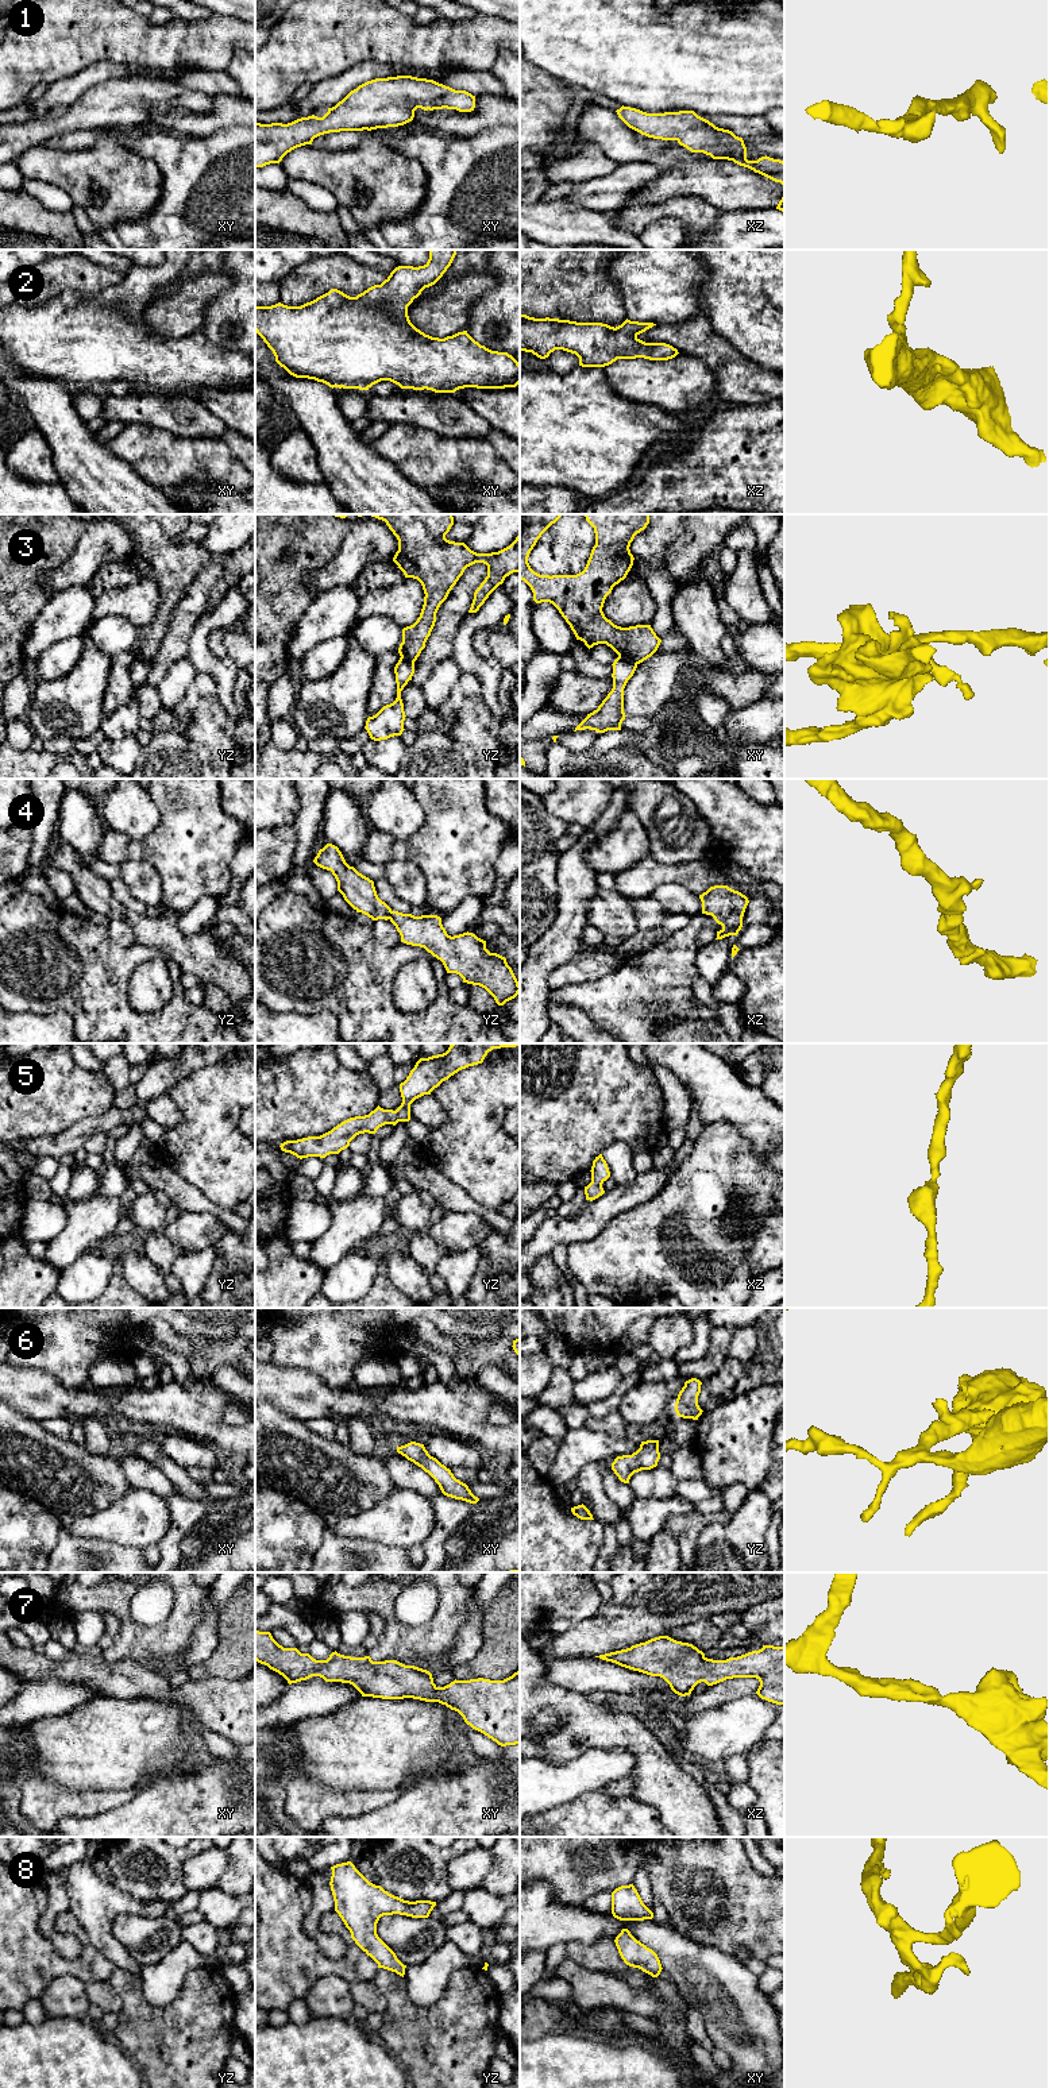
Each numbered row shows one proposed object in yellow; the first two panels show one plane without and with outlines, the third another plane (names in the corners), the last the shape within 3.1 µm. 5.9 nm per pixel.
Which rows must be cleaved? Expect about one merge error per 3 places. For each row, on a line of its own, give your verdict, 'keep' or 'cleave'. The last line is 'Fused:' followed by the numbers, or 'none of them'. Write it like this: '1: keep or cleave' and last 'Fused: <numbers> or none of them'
1: keep
2: keep
3: cleave
4: keep
5: keep
6: keep
7: keep
8: keep
Fused: 3

